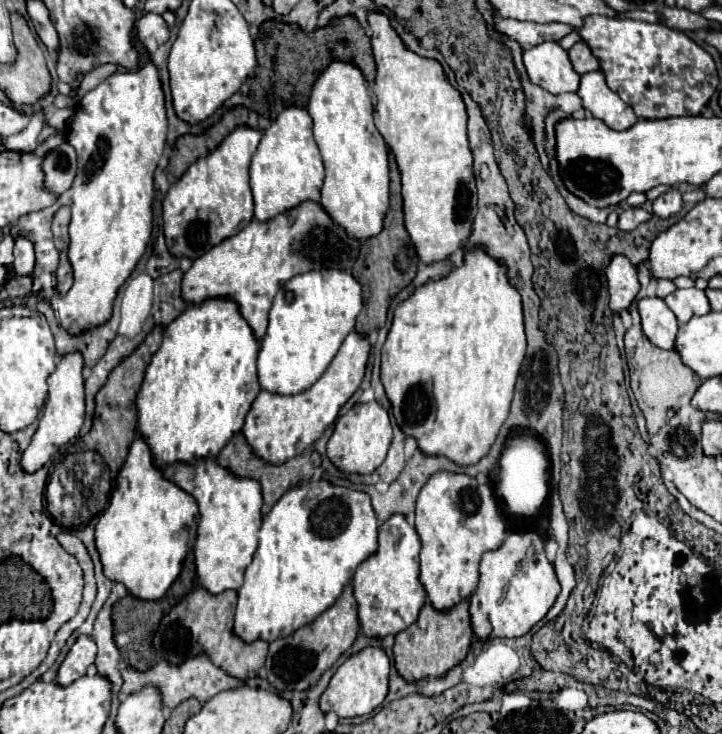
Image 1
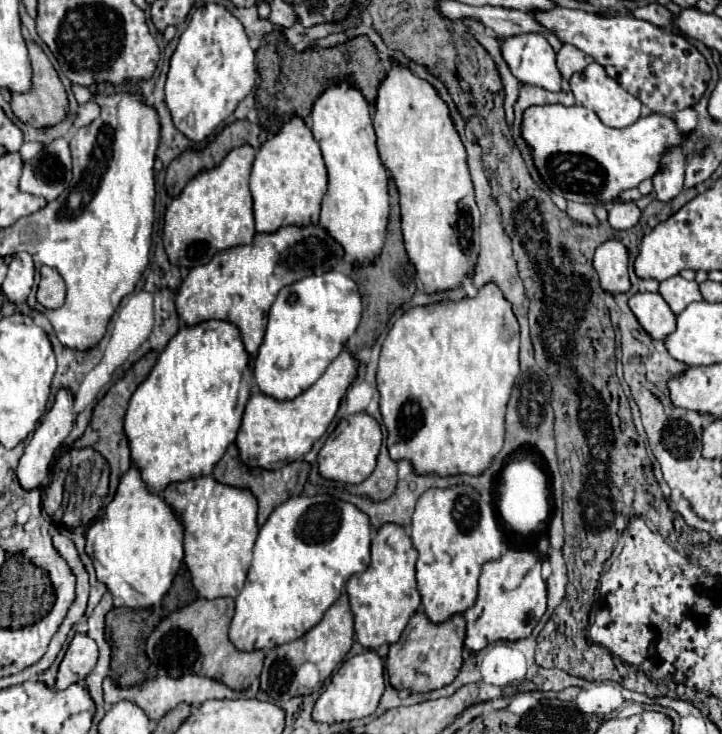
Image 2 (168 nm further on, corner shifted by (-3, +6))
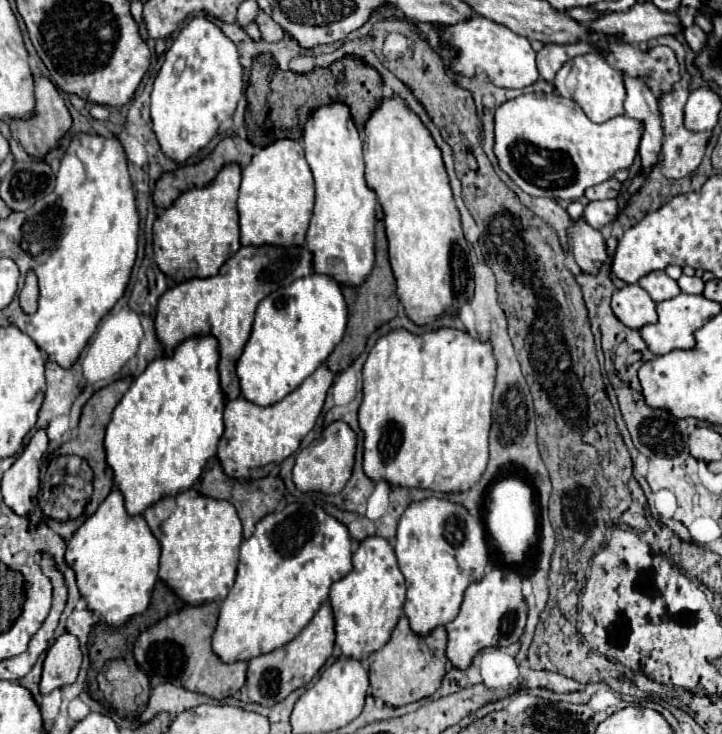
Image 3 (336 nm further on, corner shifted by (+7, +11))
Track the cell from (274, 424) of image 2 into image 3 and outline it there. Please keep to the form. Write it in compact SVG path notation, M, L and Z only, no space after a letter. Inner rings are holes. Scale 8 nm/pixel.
M321 365L293 393L289 393L283 401L275 405L259 407L243 397L227 401L223 413L225 433L219 441L219 451L217 451L223 473L227 477L237 479L243 471L265 467L267 463L281 463L289 455L293 455L299 449L301 439L315 427L315 421L323 409L323 401L331 383L333 383L333 373L327 369L327 365Z

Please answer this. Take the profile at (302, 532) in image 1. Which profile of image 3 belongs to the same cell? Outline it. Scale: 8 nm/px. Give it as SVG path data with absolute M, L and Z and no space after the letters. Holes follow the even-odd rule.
M301 503L285 505L279 513L265 515L255 533L241 543L241 557L237 579L227 599L221 603L217 629L213 633L213 651L221 661L249 661L261 653L271 653L287 645L313 619L321 603L329 599L329 587L353 569L351 565L351 537L345 525L329 517L321 507L301 511Z

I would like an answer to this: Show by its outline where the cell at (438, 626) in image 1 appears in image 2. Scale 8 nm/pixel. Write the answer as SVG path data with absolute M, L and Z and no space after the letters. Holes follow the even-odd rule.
M417 610L401 638L391 644L387 656L387 672L389 682L397 690L413 690L413 692L427 692L453 682L459 674L463 664L463 642L465 642L465 618L463 614L455 614L449 620L435 624L431 622L423 610Z

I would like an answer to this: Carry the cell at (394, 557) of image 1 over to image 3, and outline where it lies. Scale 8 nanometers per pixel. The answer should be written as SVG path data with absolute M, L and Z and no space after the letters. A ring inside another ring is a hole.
M369 537L353 553L353 569L331 585L329 603L335 617L335 643L343 657L363 661L381 649L395 629L405 603L405 579L393 547L383 537Z

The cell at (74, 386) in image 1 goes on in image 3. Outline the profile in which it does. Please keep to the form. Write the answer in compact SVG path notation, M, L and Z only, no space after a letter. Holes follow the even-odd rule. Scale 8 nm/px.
M39 429L25 451L17 457L11 469L1 479L1 493L5 505L21 517L33 519L33 501L39 493L39 463L47 449L47 433Z

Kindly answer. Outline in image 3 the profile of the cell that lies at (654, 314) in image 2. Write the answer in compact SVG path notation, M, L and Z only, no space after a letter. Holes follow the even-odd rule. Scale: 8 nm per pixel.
M625 285L623 289L617 289L611 299L611 309L615 317L631 329L641 329L647 323L657 323L655 303L639 285Z

